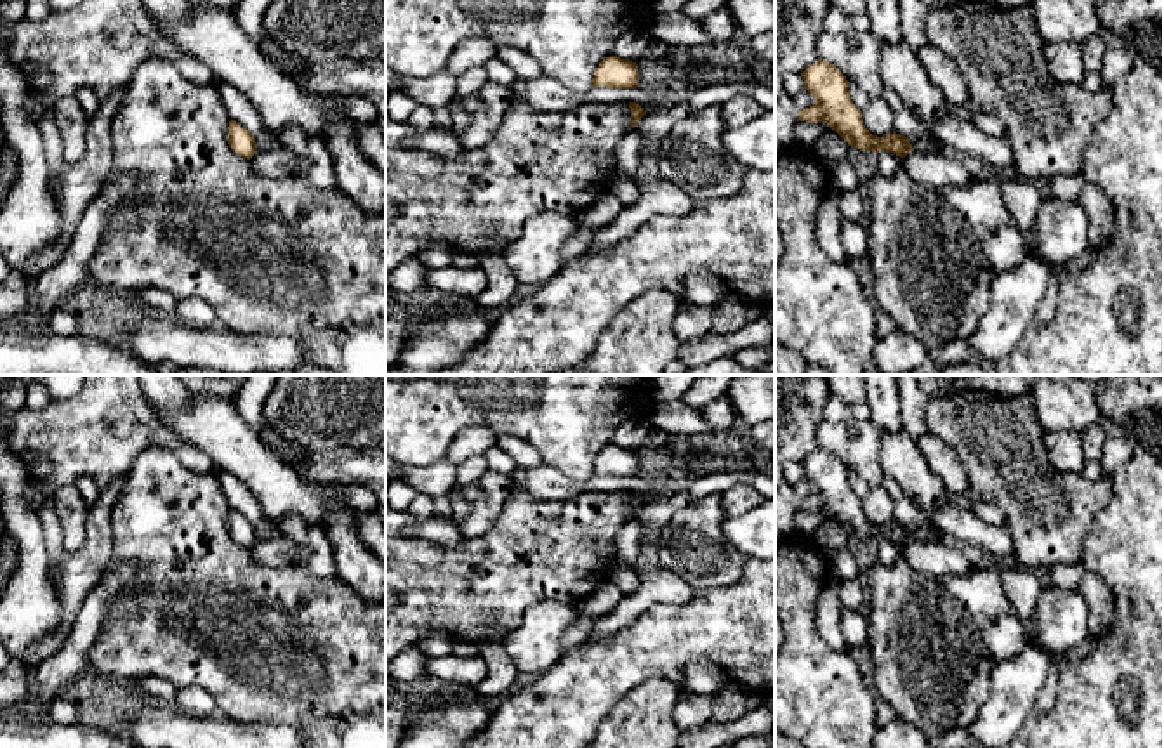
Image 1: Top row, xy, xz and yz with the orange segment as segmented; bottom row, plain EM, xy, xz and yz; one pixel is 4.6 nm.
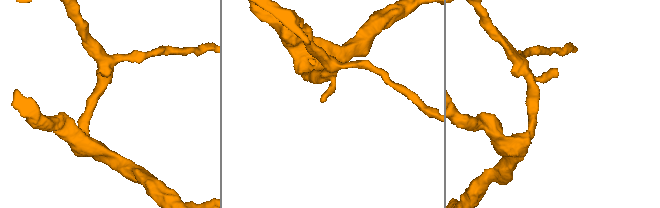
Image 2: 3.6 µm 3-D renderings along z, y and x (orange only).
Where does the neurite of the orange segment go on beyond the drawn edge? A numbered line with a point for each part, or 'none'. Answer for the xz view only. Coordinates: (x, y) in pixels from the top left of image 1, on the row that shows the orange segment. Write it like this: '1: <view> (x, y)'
none

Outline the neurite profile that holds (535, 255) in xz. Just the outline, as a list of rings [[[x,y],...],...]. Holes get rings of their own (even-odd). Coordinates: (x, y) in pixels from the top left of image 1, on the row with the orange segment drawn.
[[[539,213],[500,253],[519,285],[540,286],[563,267],[565,243],[575,233],[575,215]]]

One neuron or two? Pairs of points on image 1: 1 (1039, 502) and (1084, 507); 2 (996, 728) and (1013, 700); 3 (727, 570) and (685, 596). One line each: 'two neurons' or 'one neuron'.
1: one neuron
2: one neuron
3: two neurons

